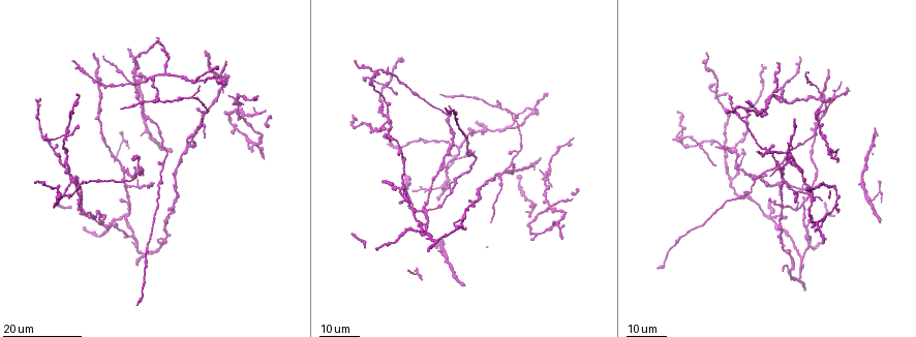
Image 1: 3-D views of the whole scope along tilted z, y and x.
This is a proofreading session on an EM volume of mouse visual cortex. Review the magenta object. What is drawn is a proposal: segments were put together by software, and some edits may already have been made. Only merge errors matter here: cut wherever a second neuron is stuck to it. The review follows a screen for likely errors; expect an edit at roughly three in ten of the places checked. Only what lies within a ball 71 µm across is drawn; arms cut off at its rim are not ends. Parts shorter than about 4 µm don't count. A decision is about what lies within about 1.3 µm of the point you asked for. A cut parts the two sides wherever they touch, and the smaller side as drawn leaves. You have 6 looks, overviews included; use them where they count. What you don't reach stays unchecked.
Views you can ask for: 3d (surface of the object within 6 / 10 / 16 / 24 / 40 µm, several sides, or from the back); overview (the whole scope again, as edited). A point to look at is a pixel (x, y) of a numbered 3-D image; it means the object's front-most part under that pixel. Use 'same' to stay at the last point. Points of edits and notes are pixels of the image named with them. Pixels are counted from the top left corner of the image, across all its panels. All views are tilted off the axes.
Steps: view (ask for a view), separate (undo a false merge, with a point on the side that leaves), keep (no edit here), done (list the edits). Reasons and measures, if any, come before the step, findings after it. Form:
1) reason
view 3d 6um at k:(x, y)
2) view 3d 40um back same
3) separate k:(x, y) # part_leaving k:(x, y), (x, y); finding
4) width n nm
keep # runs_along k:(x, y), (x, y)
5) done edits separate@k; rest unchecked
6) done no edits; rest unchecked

three-way junction
view 3d 16um at 1:(801, 203)

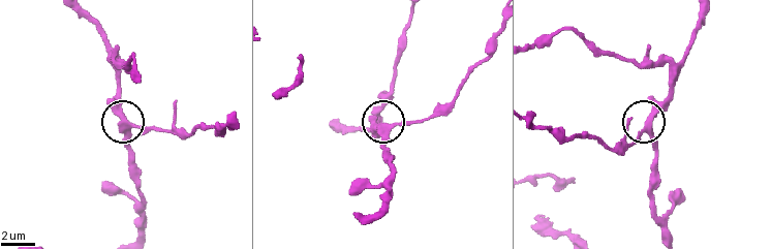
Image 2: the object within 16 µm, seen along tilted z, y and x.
closer look
view 3d 10um at 2:(126, 123)

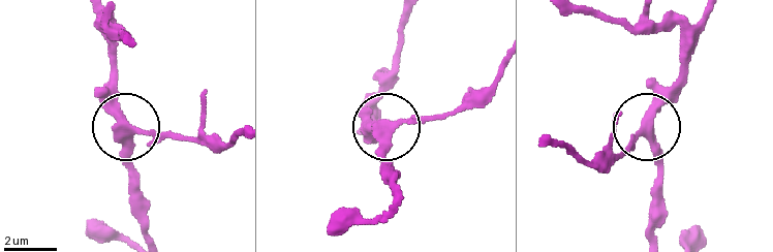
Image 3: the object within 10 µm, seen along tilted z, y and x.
arms 3
keep # continuous, no second neuron

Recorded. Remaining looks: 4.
two arms in line, one across
view 3d 16um at 1:(58, 191)

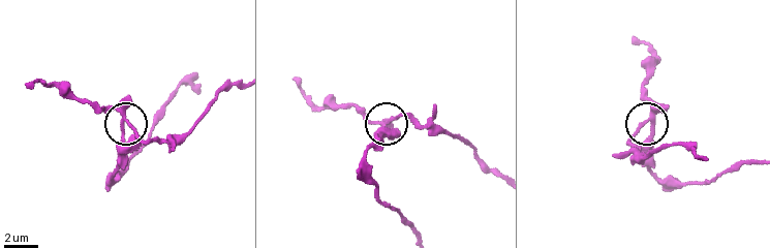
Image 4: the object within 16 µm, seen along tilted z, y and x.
view 3d 6um at 4:(389, 122)

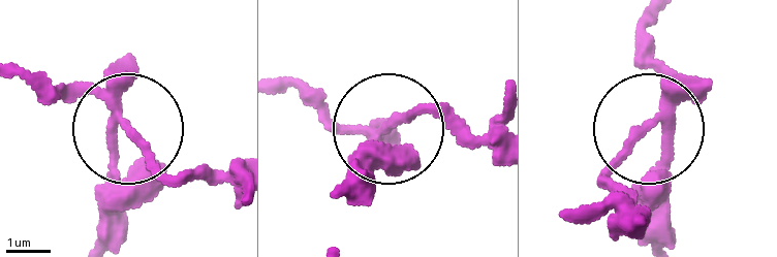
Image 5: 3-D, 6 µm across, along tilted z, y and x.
width 240 nm
separate 5:(50, 95) # part_leaving 5:(664, 105), (614, 177), (631, 218); two neurons meet here

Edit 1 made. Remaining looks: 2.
done edits separate@5; rest unchecked

